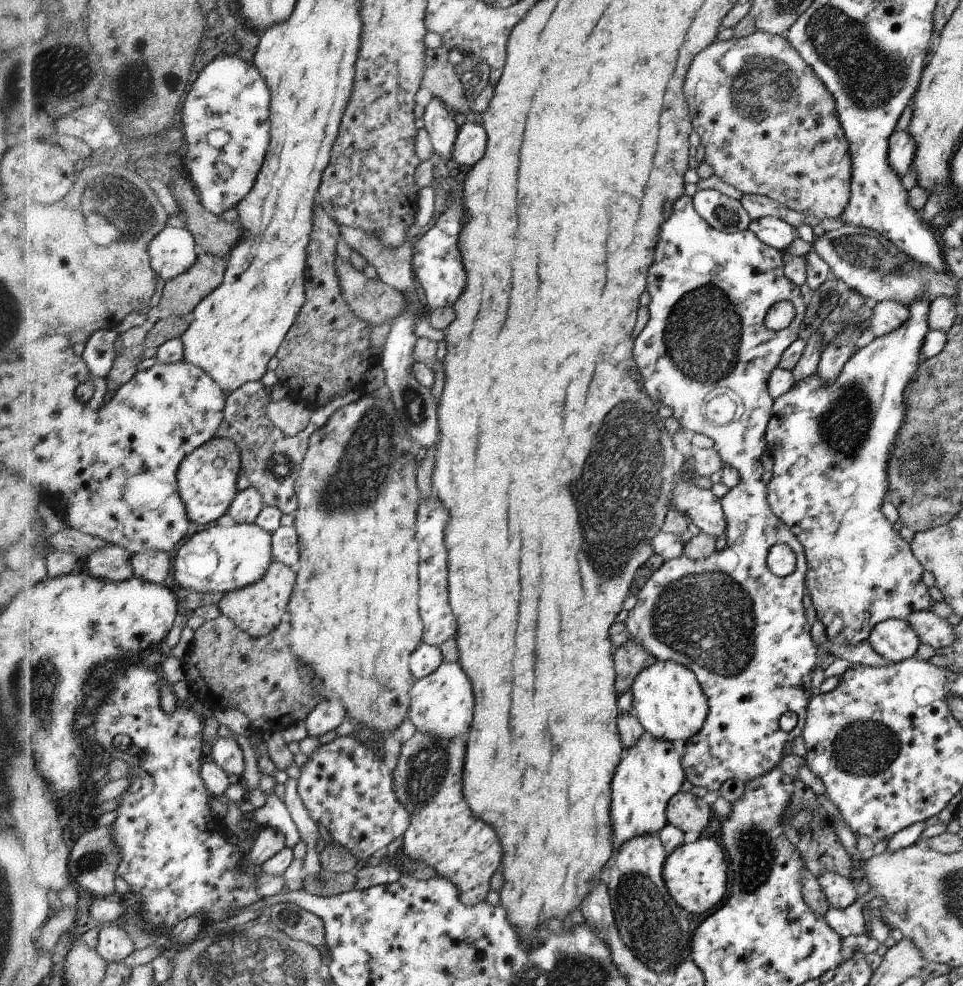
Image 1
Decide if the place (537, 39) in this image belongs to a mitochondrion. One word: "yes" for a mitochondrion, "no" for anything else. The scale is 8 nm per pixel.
no

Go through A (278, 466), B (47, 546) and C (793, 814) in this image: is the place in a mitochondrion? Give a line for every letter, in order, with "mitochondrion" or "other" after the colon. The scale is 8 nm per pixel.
A: mitochondrion
B: other
C: mitochondrion

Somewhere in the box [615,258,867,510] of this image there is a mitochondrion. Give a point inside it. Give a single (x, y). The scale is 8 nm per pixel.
(702, 337)

